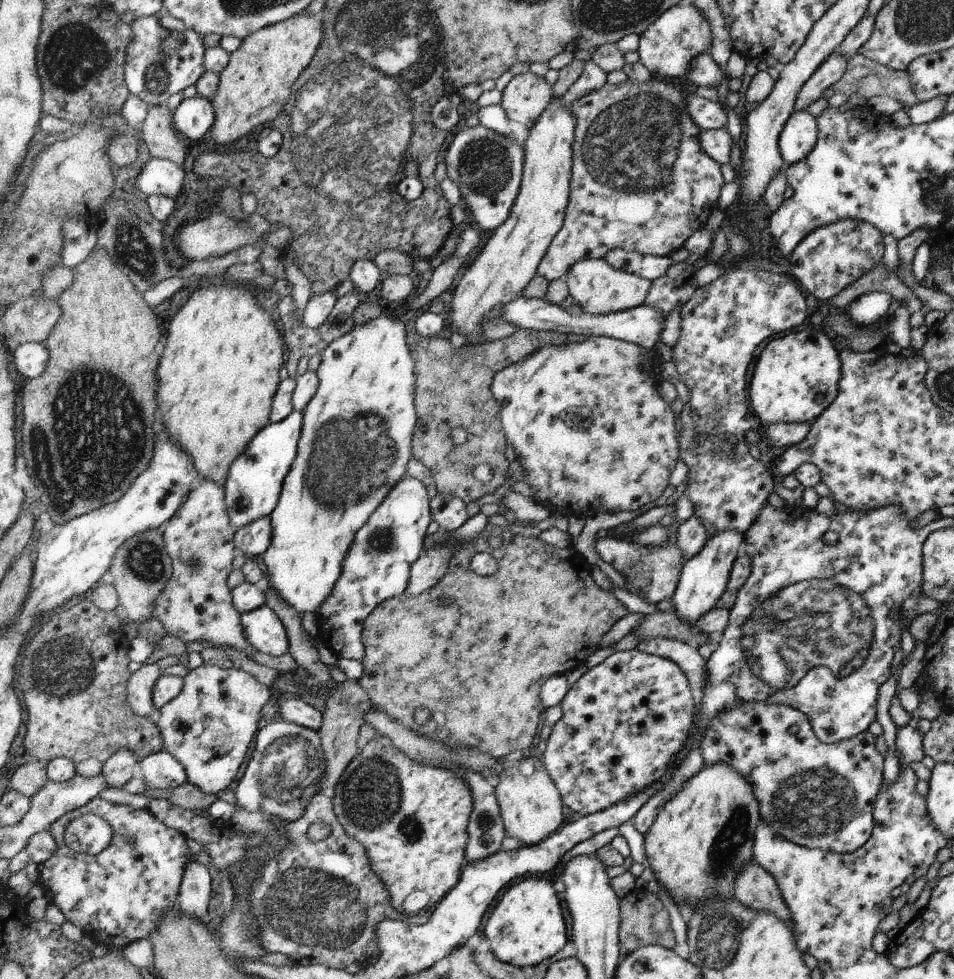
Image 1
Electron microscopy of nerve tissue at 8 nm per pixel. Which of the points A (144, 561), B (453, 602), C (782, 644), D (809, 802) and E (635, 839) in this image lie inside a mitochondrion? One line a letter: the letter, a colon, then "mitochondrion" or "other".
A: mitochondrion
B: other
C: mitochondrion
D: mitochondrion
E: other

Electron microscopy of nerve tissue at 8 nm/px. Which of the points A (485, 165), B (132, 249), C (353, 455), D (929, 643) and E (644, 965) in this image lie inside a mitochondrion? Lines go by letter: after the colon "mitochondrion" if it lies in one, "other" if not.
A: mitochondrion
B: mitochondrion
C: mitochondrion
D: other
E: other

